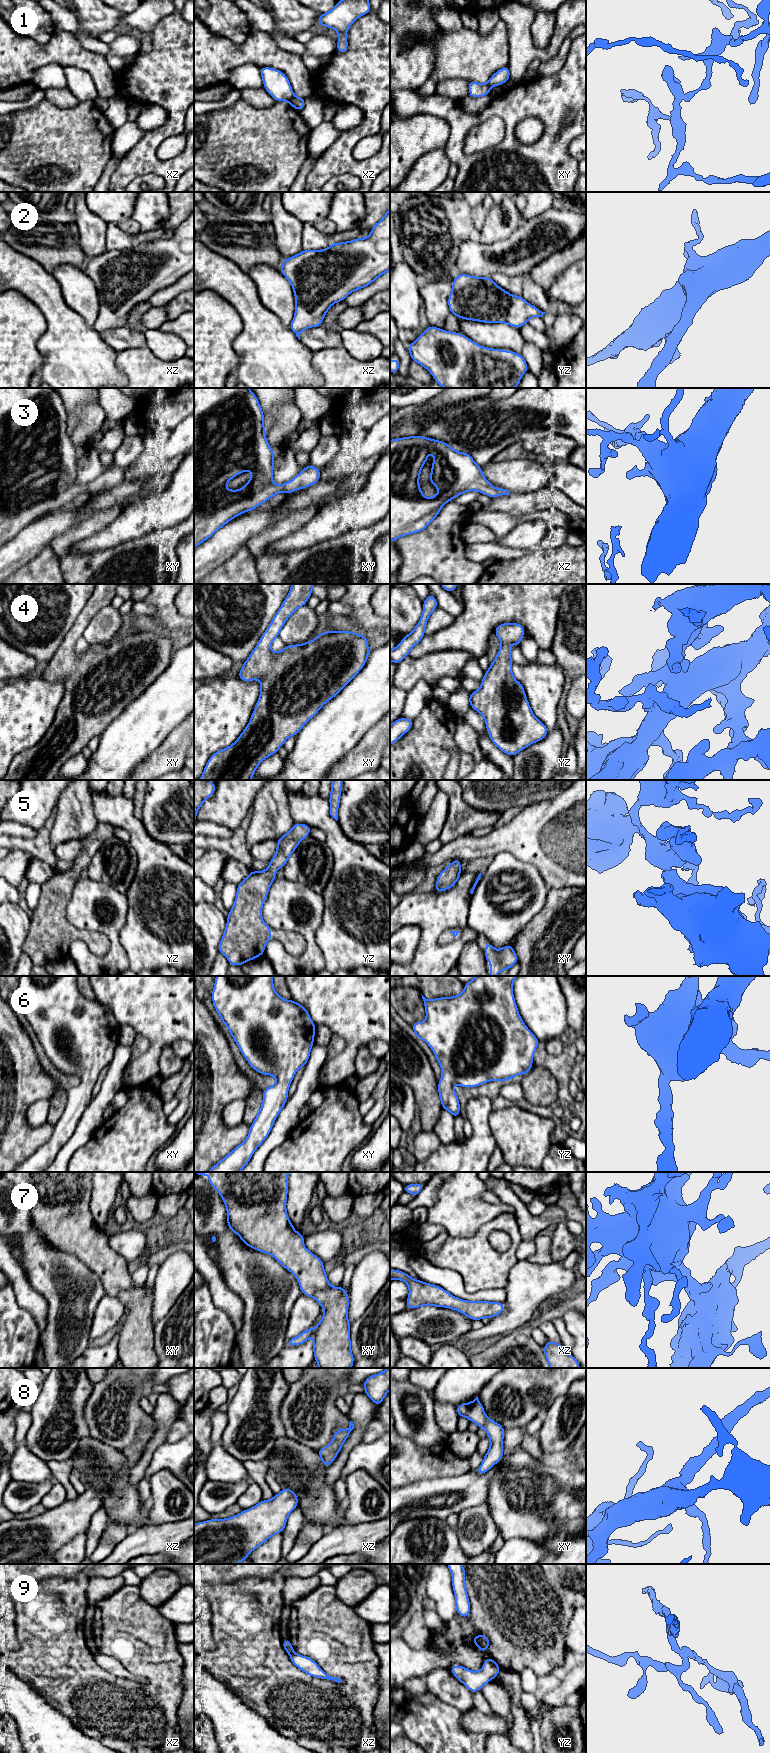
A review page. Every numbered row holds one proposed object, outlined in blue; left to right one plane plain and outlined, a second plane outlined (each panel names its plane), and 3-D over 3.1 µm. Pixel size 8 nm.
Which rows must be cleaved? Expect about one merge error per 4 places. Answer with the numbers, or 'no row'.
1, 9

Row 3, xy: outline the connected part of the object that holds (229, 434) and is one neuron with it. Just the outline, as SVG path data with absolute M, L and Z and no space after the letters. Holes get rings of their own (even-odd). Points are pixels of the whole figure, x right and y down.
M194 388L194 549L229 521L254 510L274 495L307 488L320 479L321 470L308 464L291 481L274 484L274 455L265 436L264 413L249 388ZM243 471L252 472L250 480L239 490L228 490L225 485Z

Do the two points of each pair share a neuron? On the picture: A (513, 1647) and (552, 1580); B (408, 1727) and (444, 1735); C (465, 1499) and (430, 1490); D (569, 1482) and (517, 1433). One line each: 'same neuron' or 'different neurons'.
A: same neuron
B: same neuron
C: same neuron
D: different neurons

